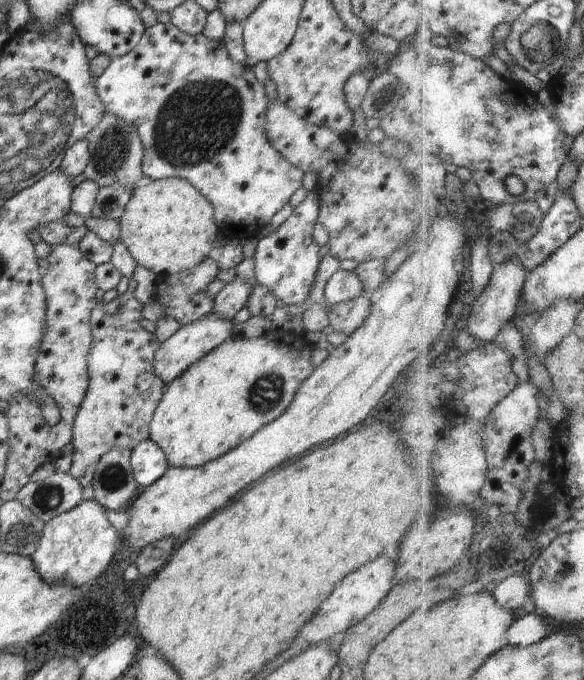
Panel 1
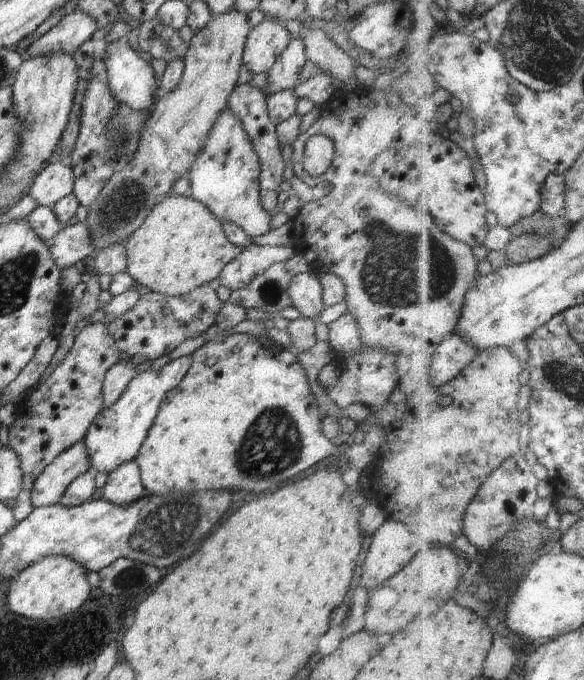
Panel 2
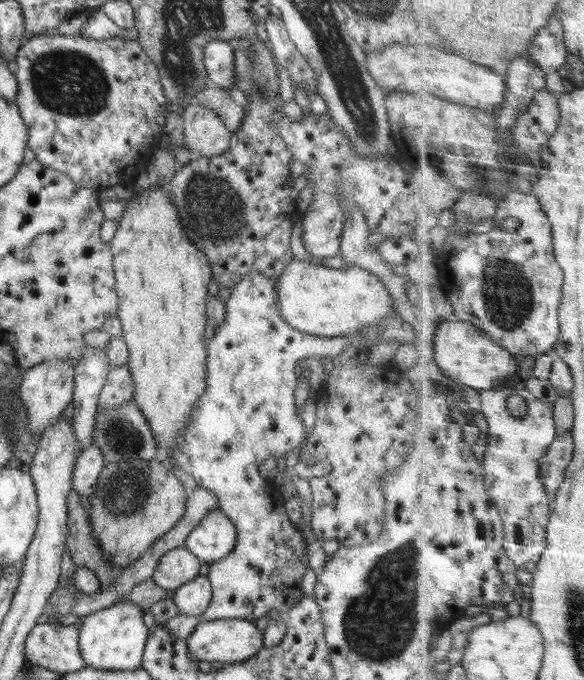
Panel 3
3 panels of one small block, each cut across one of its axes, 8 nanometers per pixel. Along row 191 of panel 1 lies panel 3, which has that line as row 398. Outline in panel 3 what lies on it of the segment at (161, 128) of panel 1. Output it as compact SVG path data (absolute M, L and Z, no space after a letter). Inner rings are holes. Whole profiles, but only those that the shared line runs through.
M248 274L248 276L241 278L240 282L233 287L230 298L228 298L225 305L226 317L224 317L224 324L218 326L215 329L214 337L207 340L206 390L202 393L202 396L196 400L196 405L192 407L192 421L180 431L176 446L178 446L181 458L184 460L189 472L197 482L197 486L208 490L208 492L212 492L212 494L216 496L219 509L230 519L230 522L234 524L237 532L236 544L232 552L228 553L227 557L207 565L209 569L207 579L212 586L212 597L210 605L202 616L202 619L205 621L240 619L256 623L258 619L268 616L268 611L272 609L277 610L281 615L286 615L291 611L304 596L300 584L309 565L306 541L303 539L302 534L298 532L298 528L295 524L290 522L282 504L276 502L278 496L272 496L272 490L270 490L270 486L268 486L267 479L260 474L259 466L268 458L277 459L279 456L285 457L291 450L294 450L294 448L302 446L302 443L306 440L306 436L308 436L302 417L298 416L298 412L296 411L296 396L294 392L296 392L296 386L298 386L298 384L297 377L294 373L295 365L307 358L338 356L344 349L348 349L349 342L347 337L317 337L303 333L296 329L296 327L288 325L288 321L286 321L284 315L280 313L280 305L278 305L276 298L276 282L264 277L262 274Z

